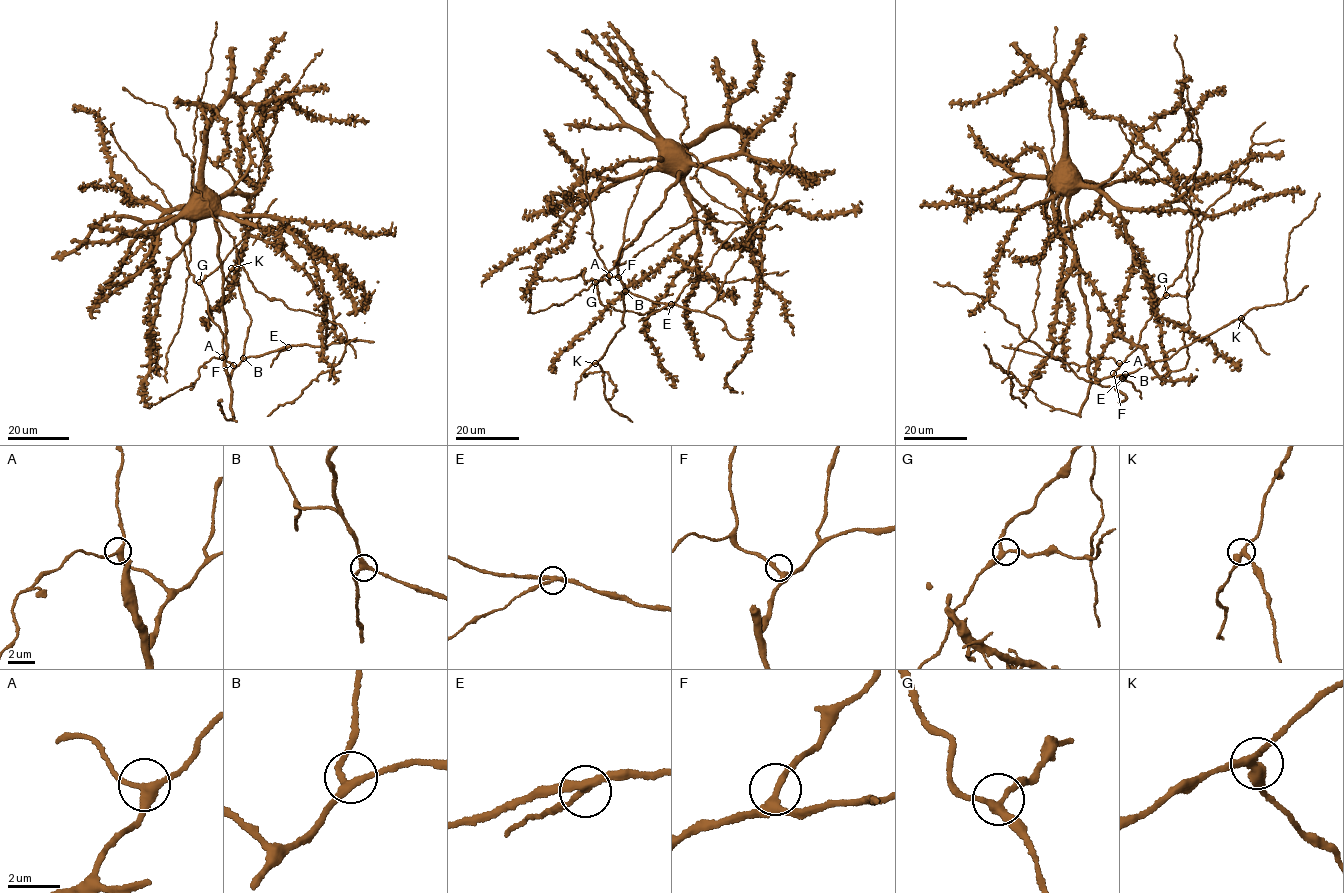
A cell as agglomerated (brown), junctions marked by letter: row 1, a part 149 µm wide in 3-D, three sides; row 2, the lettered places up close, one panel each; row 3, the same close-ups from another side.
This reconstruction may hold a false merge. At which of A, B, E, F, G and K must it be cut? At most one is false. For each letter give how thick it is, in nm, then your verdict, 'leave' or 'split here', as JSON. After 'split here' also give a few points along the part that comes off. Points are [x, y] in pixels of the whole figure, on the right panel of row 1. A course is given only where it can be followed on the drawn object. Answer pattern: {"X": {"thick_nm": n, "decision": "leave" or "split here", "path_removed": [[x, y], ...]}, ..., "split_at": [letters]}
{"A": {"thick_nm": 300, "decision": "leave"}, "B": {"thick_nm": 260, "decision": "leave"}, "E": {"thick_nm": 280, "decision": "split here", "path_removed": [[1122, 378], [1140, 392], [1141, 399]]}, "F": {"thick_nm": 280, "decision": "leave"}, "G": {"thick_nm": 260, "decision": "leave"}, "K": {"thick_nm": 320, "decision": "leave"}, "split_at": ["E"]}

